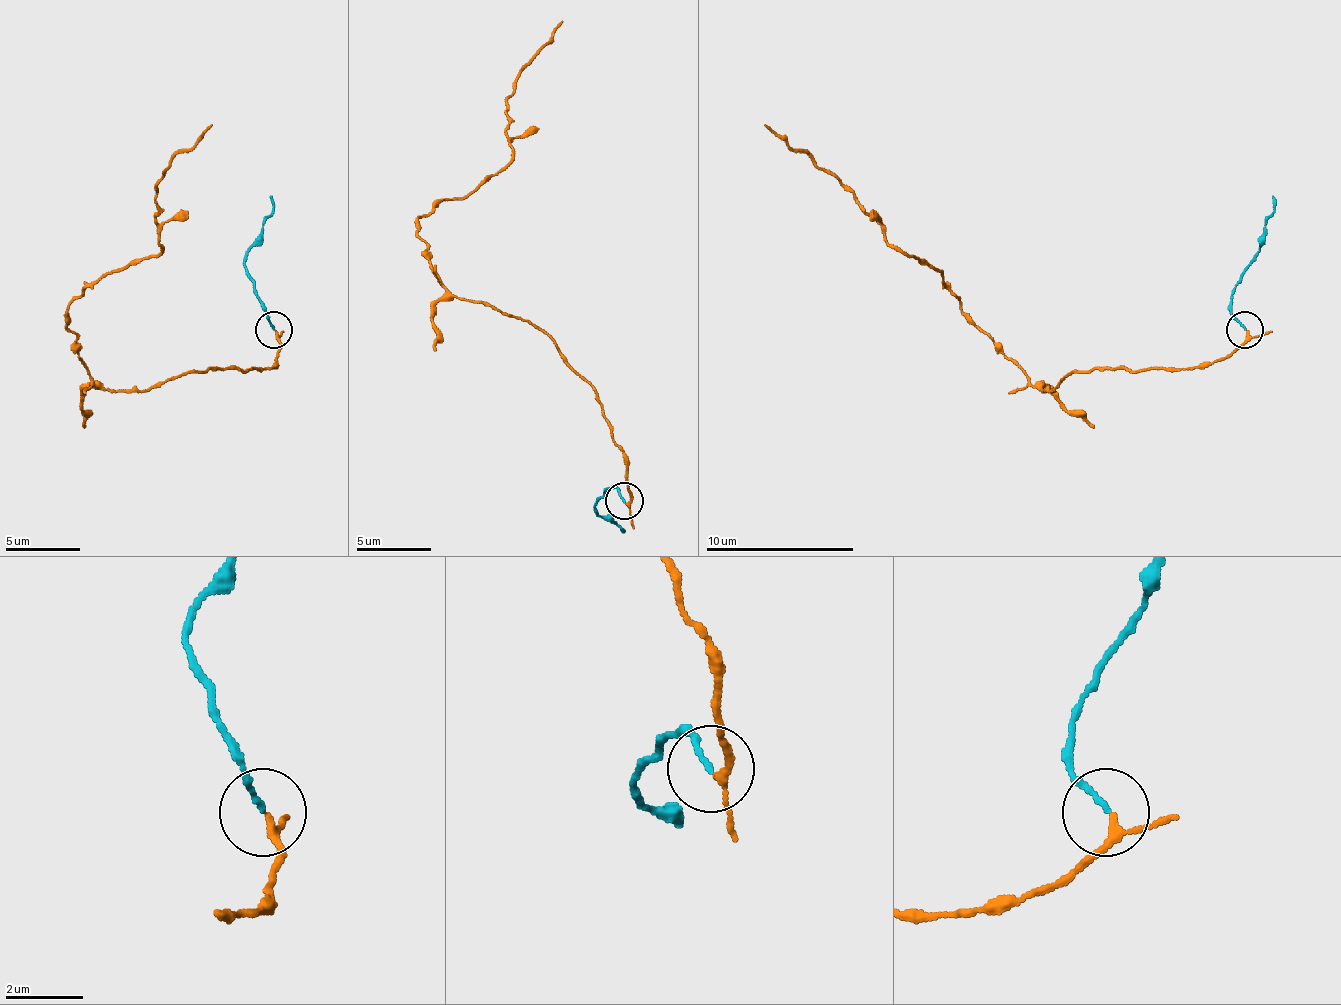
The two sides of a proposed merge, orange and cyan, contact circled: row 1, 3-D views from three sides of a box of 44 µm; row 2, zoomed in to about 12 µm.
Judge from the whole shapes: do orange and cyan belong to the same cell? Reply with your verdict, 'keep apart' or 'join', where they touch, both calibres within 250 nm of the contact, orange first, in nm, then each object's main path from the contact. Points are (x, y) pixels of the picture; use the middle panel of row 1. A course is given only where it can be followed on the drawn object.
join; at (624, 501); 160 nm thick on the orange side, 130 nm on the other; orange runs (625, 504), (599, 392), (543, 332), (454, 299), (420, 217), (513, 157), (506, 98), (562, 20); cyan runs (625, 500), (618, 489), (610, 489), (595, 504), (595, 511), (621, 530)

